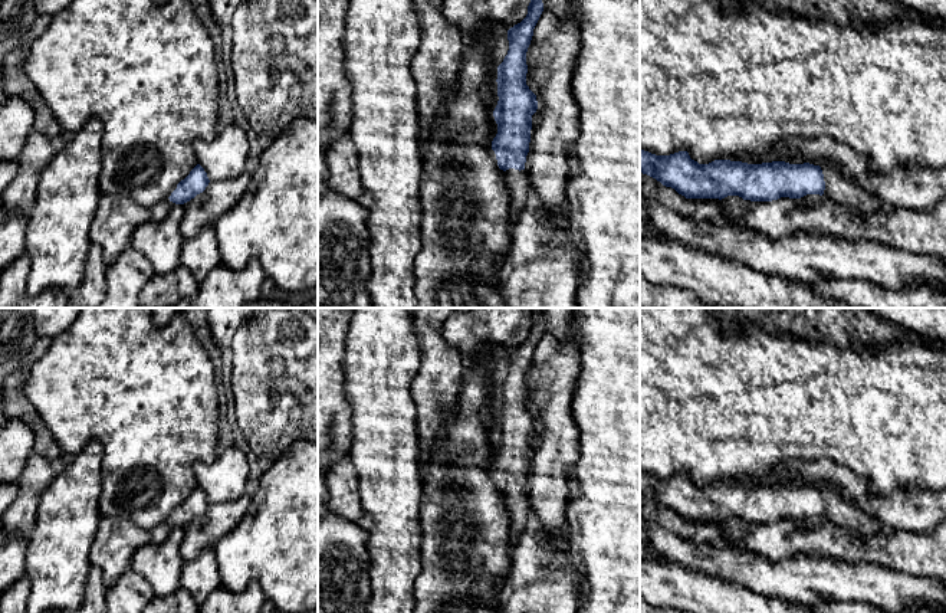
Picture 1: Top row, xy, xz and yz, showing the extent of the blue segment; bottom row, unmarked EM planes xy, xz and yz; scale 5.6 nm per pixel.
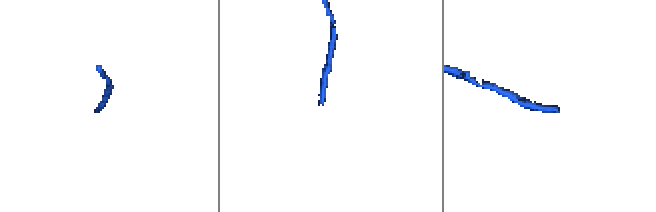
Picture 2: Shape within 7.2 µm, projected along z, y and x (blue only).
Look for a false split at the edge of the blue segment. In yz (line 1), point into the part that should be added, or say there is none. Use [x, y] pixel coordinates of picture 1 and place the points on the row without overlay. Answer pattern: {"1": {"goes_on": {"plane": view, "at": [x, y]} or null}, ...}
{"1": {"goes_on": {"plane": "yz", "at": [837, 511]}}}

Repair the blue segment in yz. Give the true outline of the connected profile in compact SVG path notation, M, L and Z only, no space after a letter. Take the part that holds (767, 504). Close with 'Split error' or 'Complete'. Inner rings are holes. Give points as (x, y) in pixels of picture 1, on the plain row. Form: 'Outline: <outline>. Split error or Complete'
Outline: M640 472L640 495L674 511L686 521L722 522L727 518L739 518L750 524L772 524L781 519L801 521L807 517L824 517L841 528L850 528L863 535L886 531L873 517L844 501L832 489L809 485L748 486L715 482L699 486L687 473L656 478Z. Split error

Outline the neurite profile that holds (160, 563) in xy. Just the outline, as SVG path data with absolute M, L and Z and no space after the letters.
M171 528L164 542L148 542L137 550L131 570L141 574L152 587L155 596L164 597L181 587L180 577L184 566L181 545L184 528Z

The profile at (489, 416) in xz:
M492 404L482 412L482 423L486 430L493 436L499 419L497 419L497 404Z

